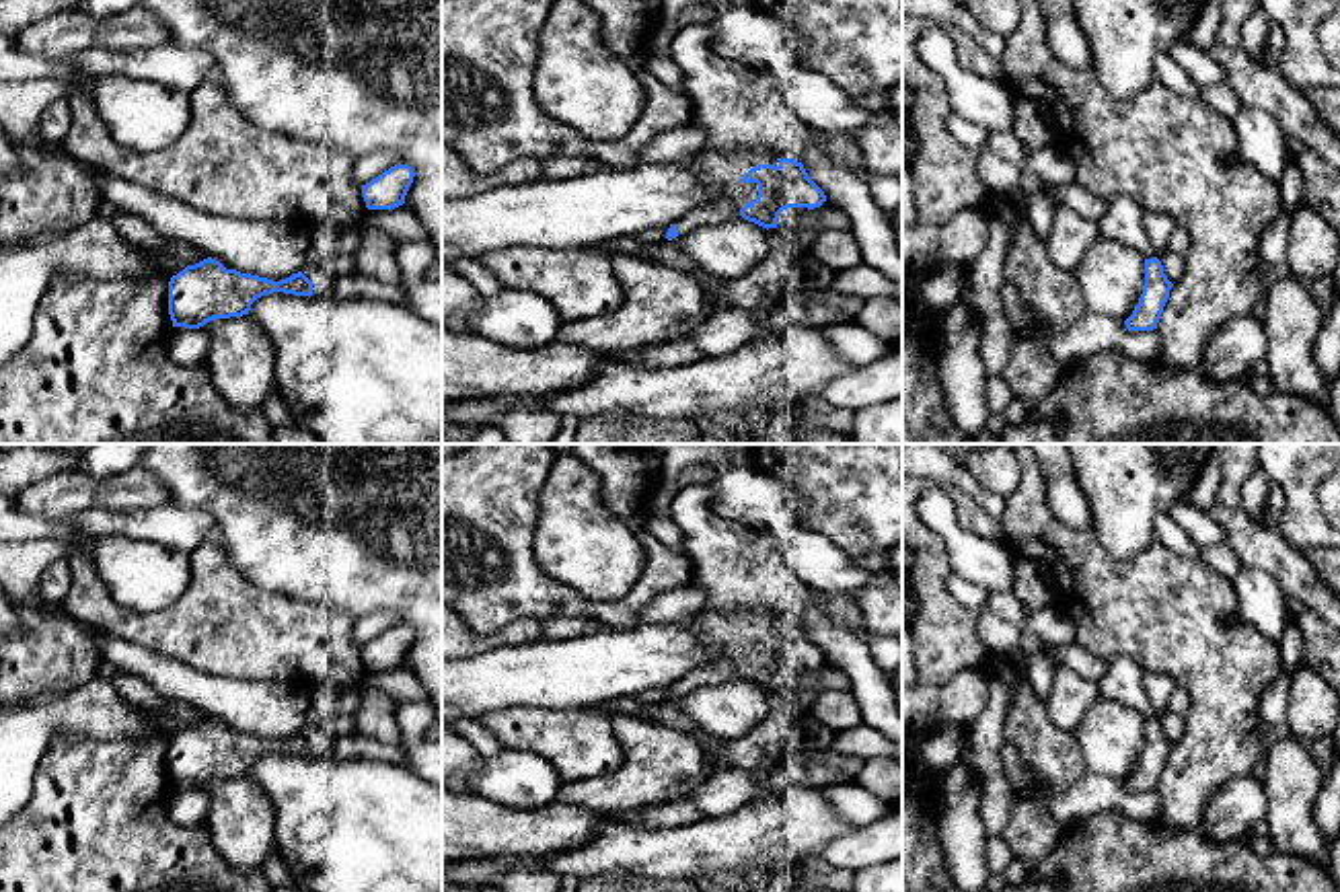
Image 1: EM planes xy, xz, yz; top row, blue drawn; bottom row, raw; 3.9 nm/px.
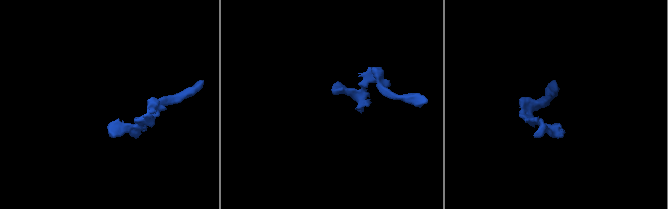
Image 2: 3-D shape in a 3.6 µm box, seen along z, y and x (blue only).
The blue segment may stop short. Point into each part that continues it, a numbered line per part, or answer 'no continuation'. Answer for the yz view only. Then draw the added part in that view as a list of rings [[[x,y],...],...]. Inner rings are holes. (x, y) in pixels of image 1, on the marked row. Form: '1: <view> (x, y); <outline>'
no continuation

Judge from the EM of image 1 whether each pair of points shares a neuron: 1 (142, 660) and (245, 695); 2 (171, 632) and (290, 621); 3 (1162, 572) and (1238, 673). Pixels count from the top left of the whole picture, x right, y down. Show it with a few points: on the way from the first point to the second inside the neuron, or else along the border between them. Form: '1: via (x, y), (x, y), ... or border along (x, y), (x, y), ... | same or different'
1: via (167, 677), (220, 695) | same
2: via (200, 629), (214, 623), (262, 623) | same
3: via (1162, 597), (1213, 648) | same

